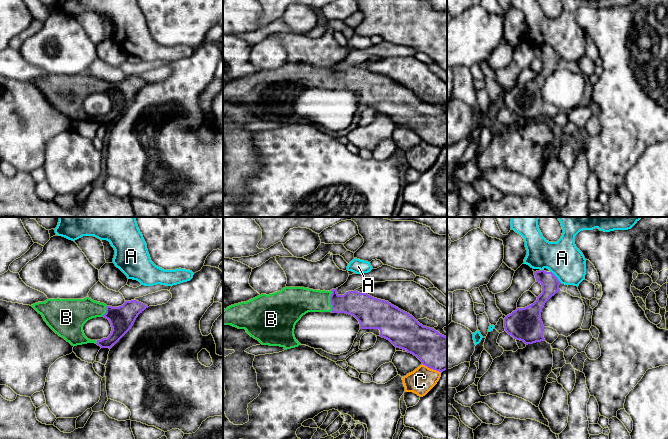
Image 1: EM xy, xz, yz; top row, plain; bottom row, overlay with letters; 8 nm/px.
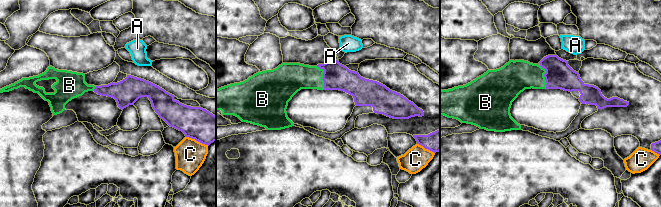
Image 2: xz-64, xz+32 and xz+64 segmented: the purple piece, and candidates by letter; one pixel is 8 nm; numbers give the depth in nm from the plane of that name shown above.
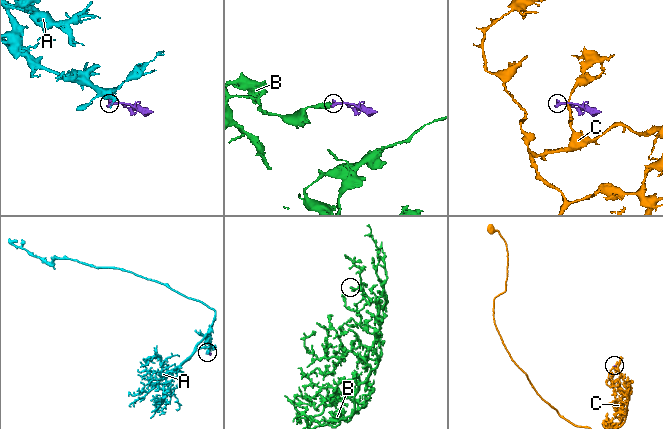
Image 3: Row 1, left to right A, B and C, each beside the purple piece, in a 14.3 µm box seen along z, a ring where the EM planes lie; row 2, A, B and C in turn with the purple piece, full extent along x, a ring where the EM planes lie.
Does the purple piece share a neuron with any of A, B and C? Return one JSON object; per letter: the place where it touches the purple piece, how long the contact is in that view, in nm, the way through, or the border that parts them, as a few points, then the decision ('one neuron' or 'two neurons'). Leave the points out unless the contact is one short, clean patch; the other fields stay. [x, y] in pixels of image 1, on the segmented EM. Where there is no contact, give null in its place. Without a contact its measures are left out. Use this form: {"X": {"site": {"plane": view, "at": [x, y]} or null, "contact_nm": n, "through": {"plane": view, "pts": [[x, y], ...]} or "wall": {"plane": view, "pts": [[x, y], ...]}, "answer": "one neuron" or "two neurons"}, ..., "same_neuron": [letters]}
{"A": {"site": {"plane": "yz", "at": [556, 277]}, "contact_nm": 130, "wall": {"plane": "yz", "pts": [[550, 271], [561, 282]]}, "answer": "two neurons"}, "B": {"site": {"plane": "xz", "at": [330, 301]}, "contact_nm": 180, "answer": "one neuron"}, "C": {"site": {"plane": "xz", "at": [432, 368]}, "contact_nm": 180, "answer": "two neurons"}, "same_neuron": ["B"]}

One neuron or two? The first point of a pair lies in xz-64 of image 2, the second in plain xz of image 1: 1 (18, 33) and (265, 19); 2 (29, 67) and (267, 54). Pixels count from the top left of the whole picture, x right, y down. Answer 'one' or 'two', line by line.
1: one
2: one

